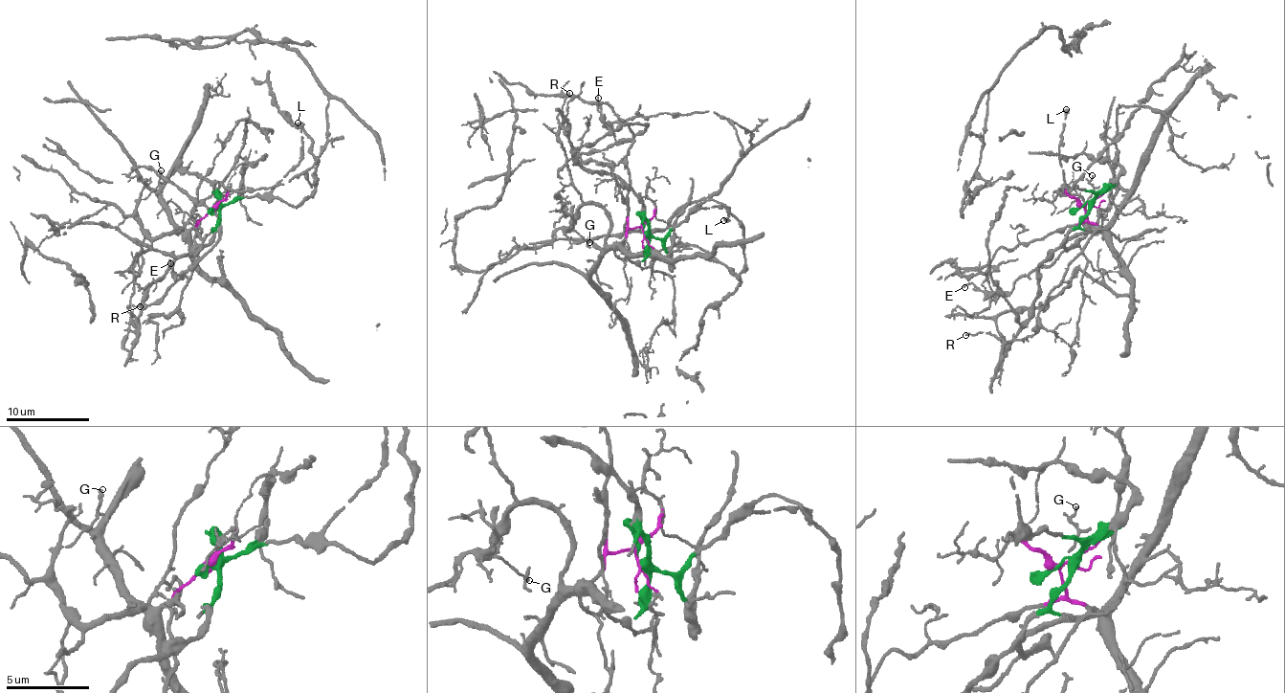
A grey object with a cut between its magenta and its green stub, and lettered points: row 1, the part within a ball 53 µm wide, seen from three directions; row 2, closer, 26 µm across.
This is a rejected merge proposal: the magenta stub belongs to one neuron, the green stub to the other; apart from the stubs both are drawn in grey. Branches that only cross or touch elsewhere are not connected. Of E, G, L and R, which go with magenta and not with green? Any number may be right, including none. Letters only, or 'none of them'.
G

